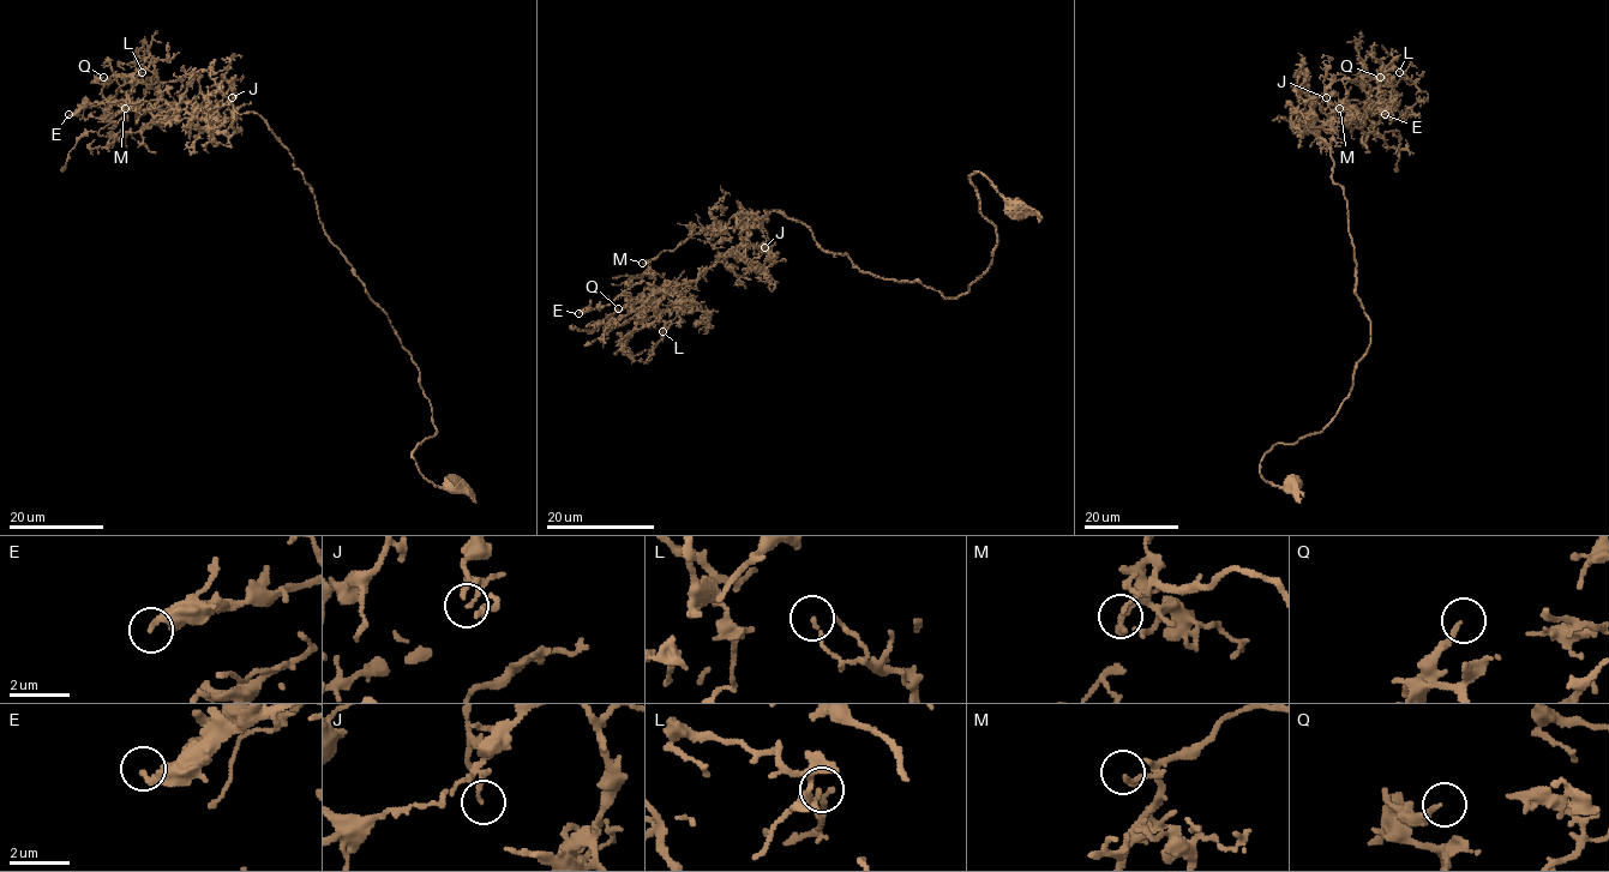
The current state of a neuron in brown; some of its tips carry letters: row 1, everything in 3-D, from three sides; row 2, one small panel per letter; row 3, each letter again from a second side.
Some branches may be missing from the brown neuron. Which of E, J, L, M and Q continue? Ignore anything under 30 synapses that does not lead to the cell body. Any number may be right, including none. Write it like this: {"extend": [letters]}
{"extend": []}

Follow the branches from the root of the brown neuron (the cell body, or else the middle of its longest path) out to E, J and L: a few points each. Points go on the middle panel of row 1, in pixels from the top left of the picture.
E: (1015, 205), (970, 178), (996, 246), (956, 299), (864, 274), (764, 211), (749, 227), (701, 228), (578, 313)
J: (1015, 205), (970, 178), (996, 246), (956, 299), (864, 274), (775, 211), (738, 254), (761, 269), (764, 247)
L: (1015, 205), (970, 178), (996, 246), (956, 299), (864, 274), (764, 211), (622, 342), (644, 364), (662, 331)

